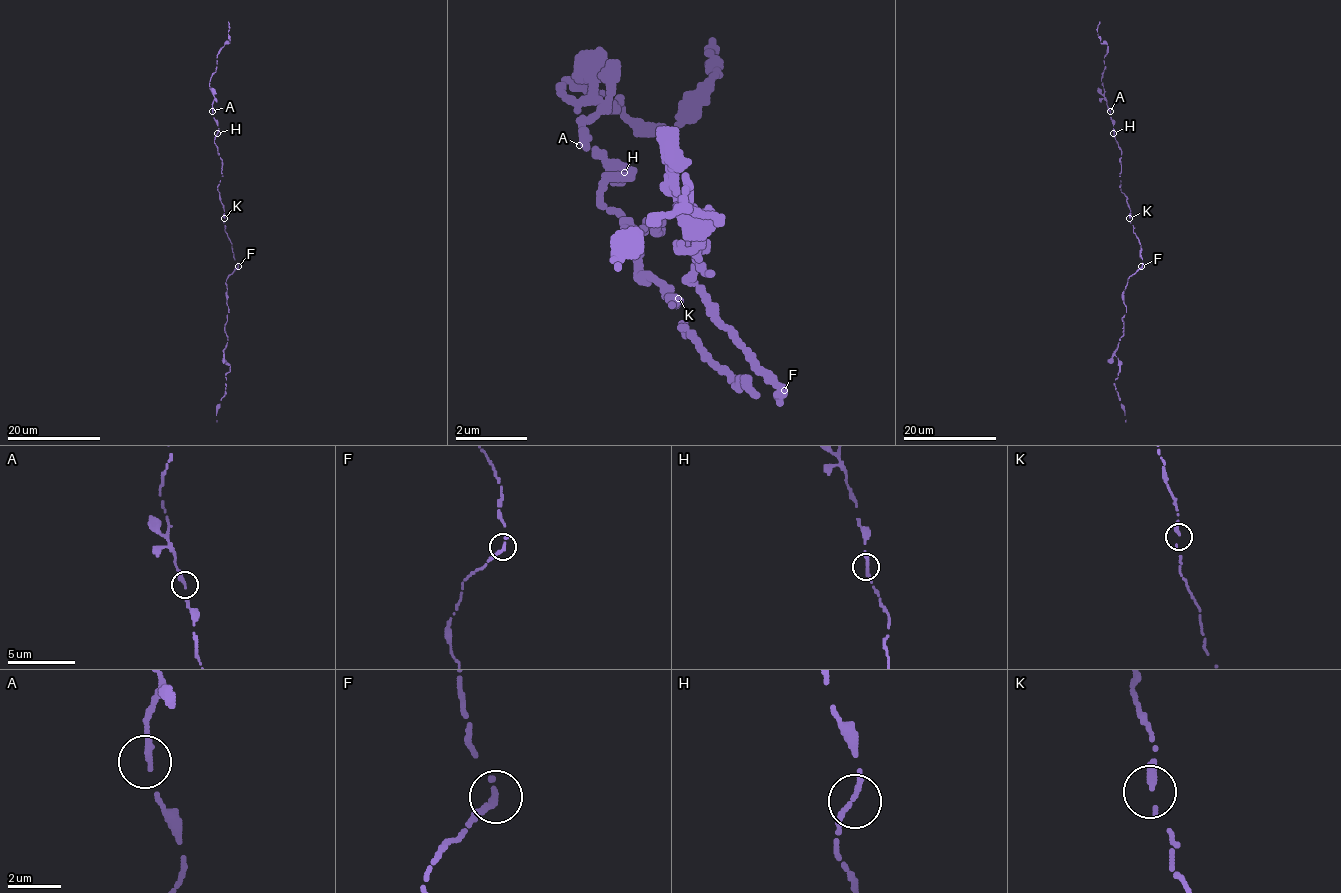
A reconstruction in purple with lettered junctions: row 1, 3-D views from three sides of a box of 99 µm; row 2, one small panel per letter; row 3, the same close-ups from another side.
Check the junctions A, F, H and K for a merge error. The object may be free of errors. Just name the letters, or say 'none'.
none

